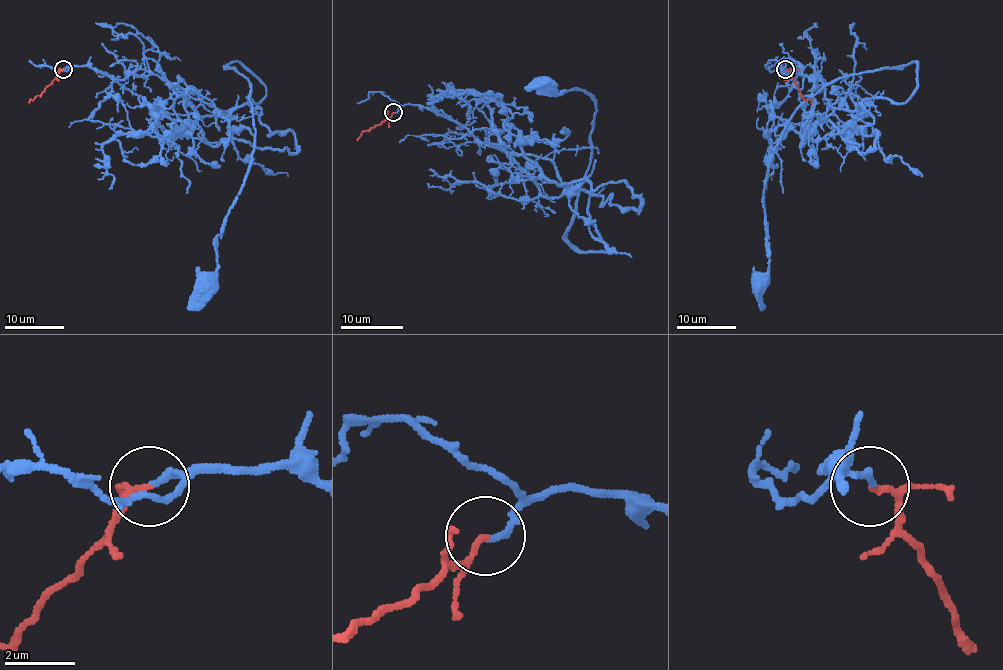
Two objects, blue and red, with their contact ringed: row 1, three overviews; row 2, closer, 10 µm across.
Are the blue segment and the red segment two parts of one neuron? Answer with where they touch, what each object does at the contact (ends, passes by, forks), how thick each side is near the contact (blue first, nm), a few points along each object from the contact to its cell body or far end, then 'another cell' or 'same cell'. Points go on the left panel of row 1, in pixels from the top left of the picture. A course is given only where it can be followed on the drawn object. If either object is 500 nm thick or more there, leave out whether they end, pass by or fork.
at (63, 69); blue ends there; red passes by; 190 nm thick on the blue side, 130 nm on the other; blue runs (64, 68), (151, 74), (227, 110), (265, 86), (227, 65), (250, 82), (254, 150), (215, 281), (187, 309); red runs (64, 68), (29, 104); same cell

